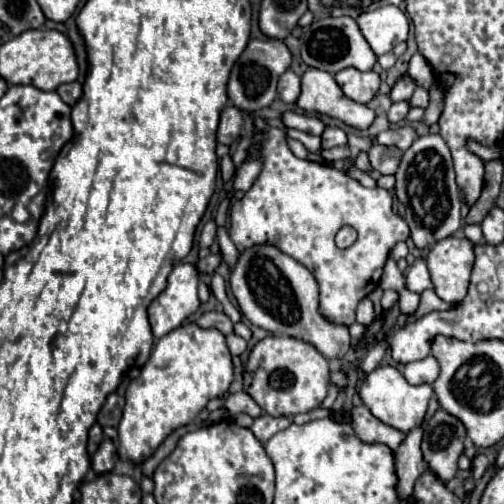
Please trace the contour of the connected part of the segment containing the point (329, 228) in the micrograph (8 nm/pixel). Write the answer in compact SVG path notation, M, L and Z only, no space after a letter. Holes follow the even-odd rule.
M255 117L253 126L255 133L249 147L249 156L260 156L263 160L263 170L257 176L251 190L241 200L237 200L235 206L231 208L229 238L233 240L233 244L239 250L247 248L255 242L271 242L281 252L289 254L291 258L295 258L297 262L307 266L315 274L317 282L321 284L321 298L319 298L321 314L337 324L351 326L355 322L357 304L379 286L389 252L395 248L397 242L401 242L401 240L405 242L409 238L409 226L405 224L403 218L399 218L393 212L393 198L387 190L383 190L379 186L365 188L351 176L343 174L341 170L335 170L333 166L299 160L291 152L285 132L269 126L260 117ZM341 226L353 226L359 232L357 242L345 250L339 250L335 246L335 234Z

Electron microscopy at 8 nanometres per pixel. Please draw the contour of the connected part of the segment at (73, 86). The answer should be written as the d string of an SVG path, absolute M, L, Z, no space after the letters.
M69 82L69 84L61 84L57 88L57 94L61 96L61 100L69 106L73 106L79 98L81 98L81 84L79 82Z

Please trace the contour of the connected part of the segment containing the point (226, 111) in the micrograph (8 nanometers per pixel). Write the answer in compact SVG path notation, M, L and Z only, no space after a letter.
M235 106L223 108L219 128L217 128L217 142L231 146L239 138L241 122L243 122L243 114L239 108L235 108Z

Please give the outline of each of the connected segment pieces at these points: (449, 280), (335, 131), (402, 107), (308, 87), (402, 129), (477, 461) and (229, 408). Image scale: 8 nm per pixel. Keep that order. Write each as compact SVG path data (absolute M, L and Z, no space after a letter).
M449 236L433 244L427 268L435 292L445 302L461 302L467 296L469 276L475 264L475 244L463 236Z
M325 128L321 134L321 150L329 150L333 146L347 144L347 136L341 128Z
M401 102L401 104L391 104L389 112L387 112L387 118L389 118L389 124L399 124L409 112L409 102Z
M309 68L301 78L297 106L305 112L319 112L337 118L357 130L367 130L375 120L375 112L369 106L347 98L329 72L315 68Z
M399 126L399 128L389 128L385 132L381 132L377 136L377 144L383 146L397 146L399 150L405 150L411 146L411 142L415 140L415 130L409 126Z
M477 454L477 456L473 458L473 468L471 468L471 472L473 472L473 478L475 478L475 480L479 480L479 478L485 474L487 466L489 466L489 460L487 460L487 456L485 456L485 454Z
M245 392L231 394L231 396L225 400L225 404L223 404L221 408L225 410L225 418L231 418L231 416L241 414L241 412L249 414L251 418L259 418L259 416L265 414L265 412L253 402L253 398L251 398L249 394L245 394Z

